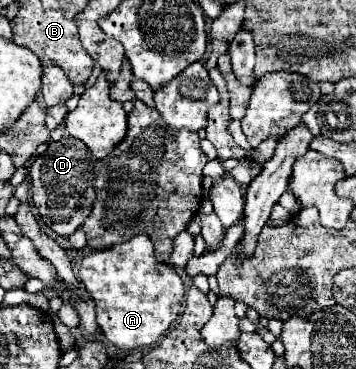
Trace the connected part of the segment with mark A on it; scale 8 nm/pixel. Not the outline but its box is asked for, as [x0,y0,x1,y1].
[79,233,185,351]

